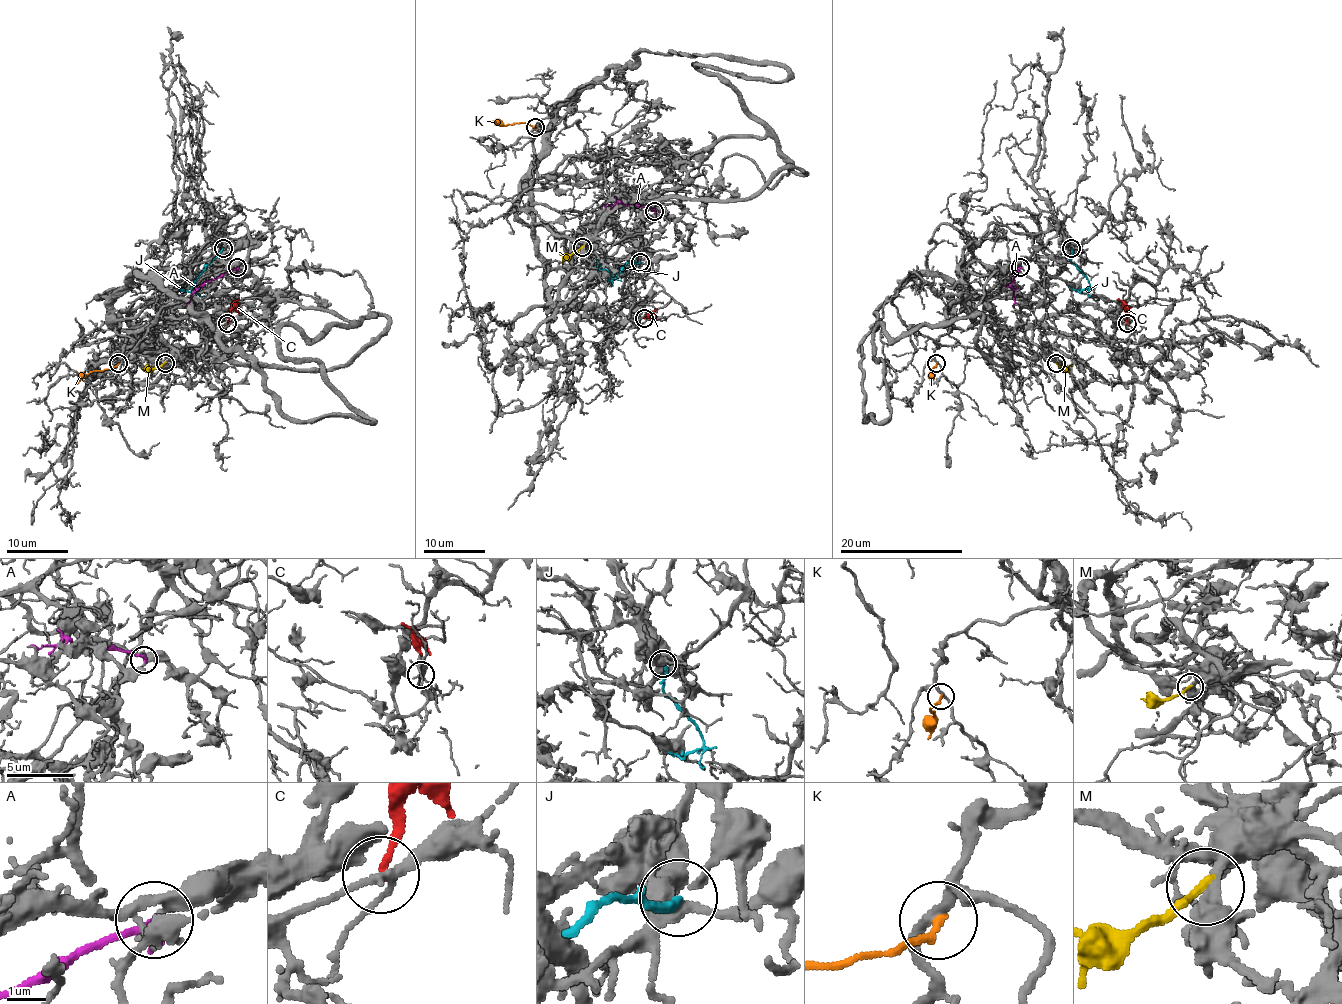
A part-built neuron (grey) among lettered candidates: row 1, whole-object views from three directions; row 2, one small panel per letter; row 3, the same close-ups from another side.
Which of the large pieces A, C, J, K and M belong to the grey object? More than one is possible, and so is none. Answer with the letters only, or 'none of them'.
none of them

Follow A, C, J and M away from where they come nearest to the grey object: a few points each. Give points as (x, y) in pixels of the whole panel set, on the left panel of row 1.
A: (237, 268), (208, 280), (185, 305)
C: (228, 323), (229, 309), (238, 298)
J: (223, 248), (197, 277), (191, 291), (183, 291), (180, 286)
M: (165, 363), (156, 368), (145, 364)

